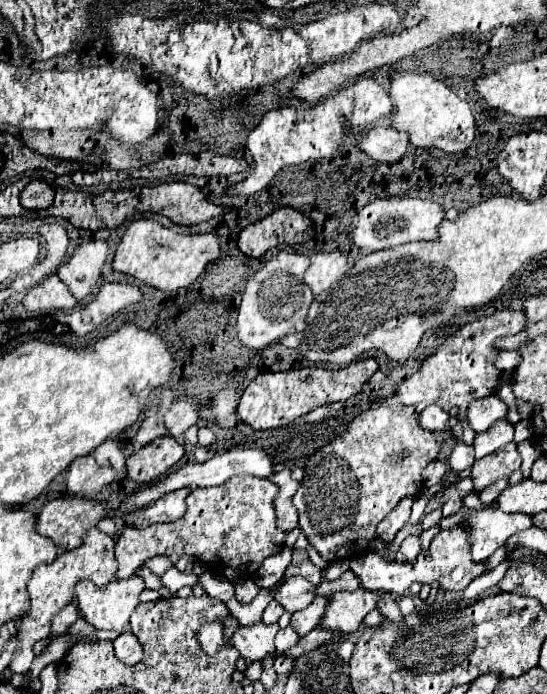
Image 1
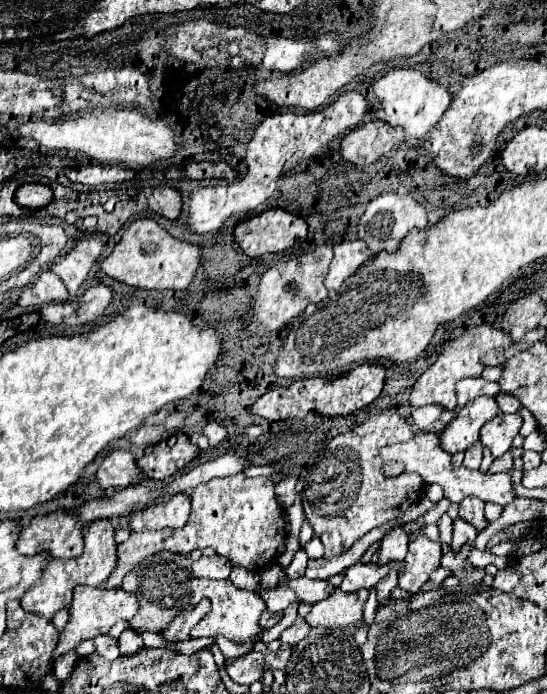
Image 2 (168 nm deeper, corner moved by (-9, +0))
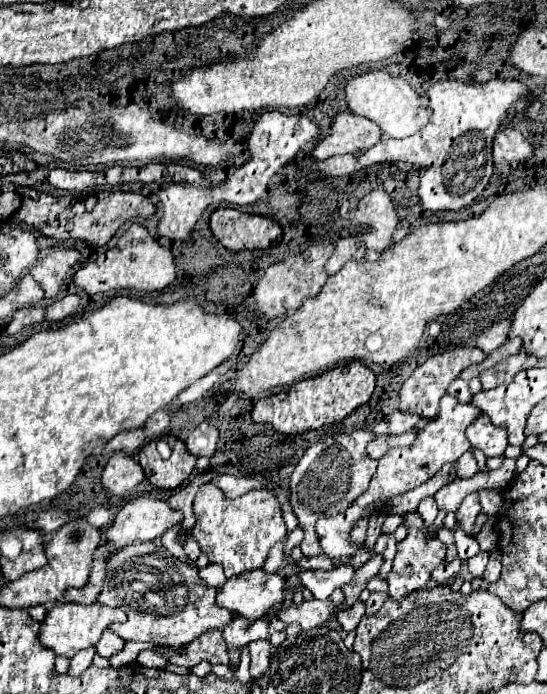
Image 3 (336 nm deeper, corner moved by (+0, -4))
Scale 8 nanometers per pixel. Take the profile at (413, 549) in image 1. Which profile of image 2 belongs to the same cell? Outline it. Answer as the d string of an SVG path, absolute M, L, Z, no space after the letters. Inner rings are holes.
M420 535L408 545L408 555L404 559L404 571L400 573L400 587L418 593L420 587L428 581L430 571L440 567L442 547L436 541L430 541L426 535Z

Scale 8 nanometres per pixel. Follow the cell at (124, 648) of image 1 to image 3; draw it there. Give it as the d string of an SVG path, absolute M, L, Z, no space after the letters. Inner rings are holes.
M105 629L101 639L95 643L95 651L99 655L103 655L103 657L111 657L111 655L119 653L123 649L123 645L125 645L125 641L119 635L115 635L109 629Z

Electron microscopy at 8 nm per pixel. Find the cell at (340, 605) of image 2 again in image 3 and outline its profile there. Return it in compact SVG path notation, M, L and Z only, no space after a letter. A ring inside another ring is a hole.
M335 589L333 595L325 601L311 599L303 601L299 607L291 605L289 609L279 611L279 619L283 623L299 623L303 631L309 631L313 627L321 627L323 623L327 623L333 615L333 607L337 607L339 603L343 603L343 591Z

